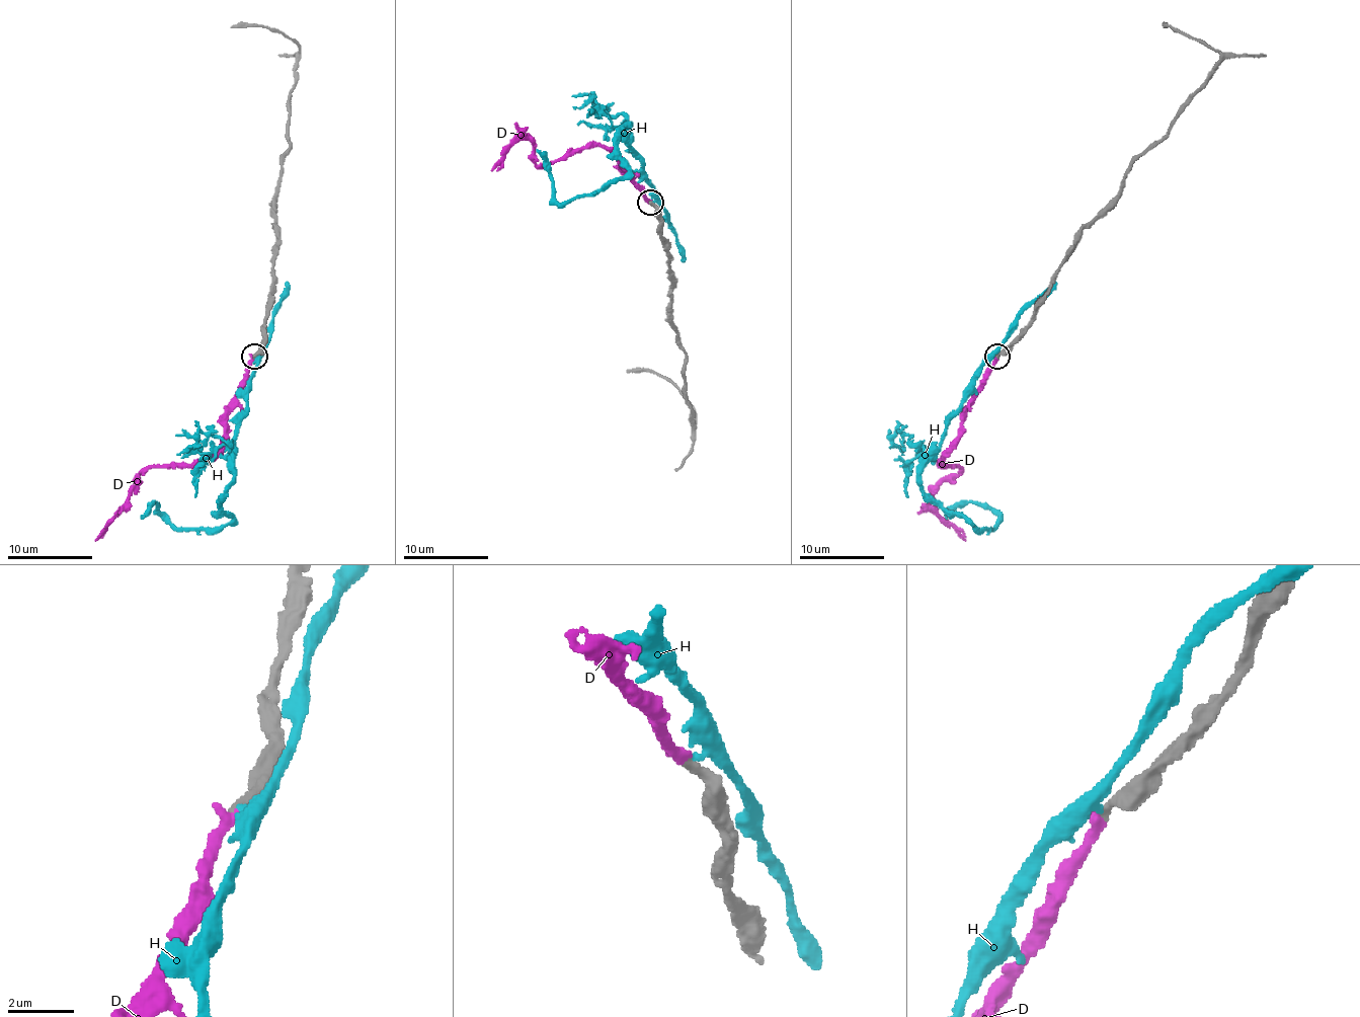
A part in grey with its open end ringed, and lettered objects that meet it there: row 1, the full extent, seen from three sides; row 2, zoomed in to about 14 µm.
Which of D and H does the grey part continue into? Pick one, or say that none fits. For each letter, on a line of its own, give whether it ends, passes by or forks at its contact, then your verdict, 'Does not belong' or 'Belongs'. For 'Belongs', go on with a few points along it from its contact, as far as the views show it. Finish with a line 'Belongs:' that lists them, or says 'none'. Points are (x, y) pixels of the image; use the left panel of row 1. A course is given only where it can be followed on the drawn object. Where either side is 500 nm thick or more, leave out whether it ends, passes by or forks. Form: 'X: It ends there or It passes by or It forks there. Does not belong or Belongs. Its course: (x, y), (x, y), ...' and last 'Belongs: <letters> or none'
D: It ends there. Belongs. Its course: (255, 356), (242, 389), (227, 412), (227, 438), (206, 457), (191, 464), (143, 470), (136, 487), (95, 540)
H: It passes by. Does not belong
Belongs: D

